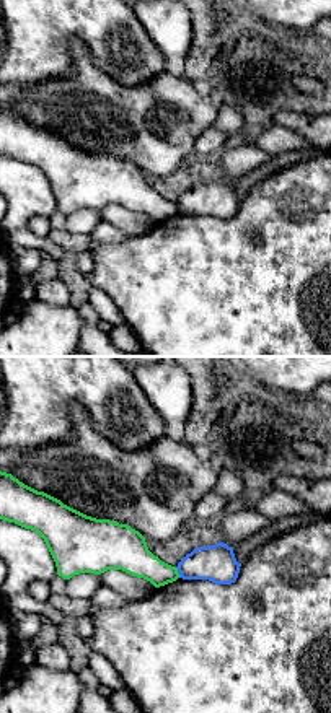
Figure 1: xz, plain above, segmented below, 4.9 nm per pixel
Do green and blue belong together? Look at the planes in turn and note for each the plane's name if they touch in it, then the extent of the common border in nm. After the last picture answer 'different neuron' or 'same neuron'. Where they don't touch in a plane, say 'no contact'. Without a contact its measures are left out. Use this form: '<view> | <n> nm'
xz | 60 nm

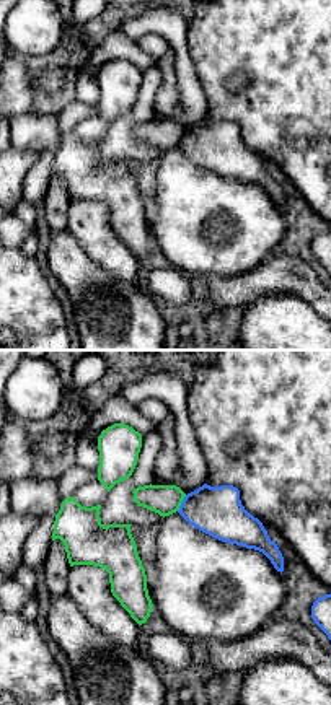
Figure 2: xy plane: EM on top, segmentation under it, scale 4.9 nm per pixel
xy | 90 nm

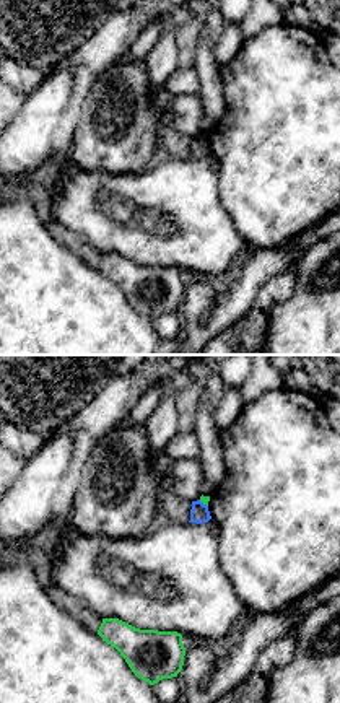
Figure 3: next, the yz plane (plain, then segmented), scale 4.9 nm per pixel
yz | 60 nm

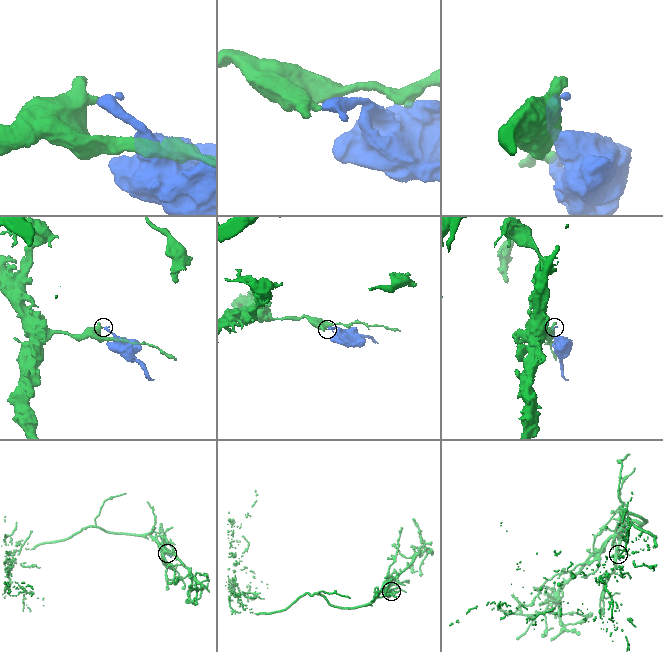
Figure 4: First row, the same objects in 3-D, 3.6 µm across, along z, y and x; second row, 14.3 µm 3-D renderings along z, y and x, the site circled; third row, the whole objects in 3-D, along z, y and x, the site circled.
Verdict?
different neuron

